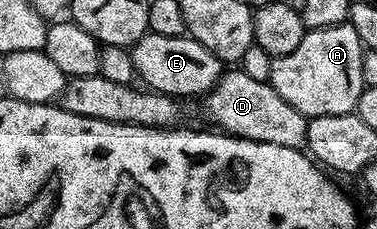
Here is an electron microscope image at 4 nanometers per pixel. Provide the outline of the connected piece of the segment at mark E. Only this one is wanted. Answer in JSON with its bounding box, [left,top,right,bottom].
[130,32,224,99]

